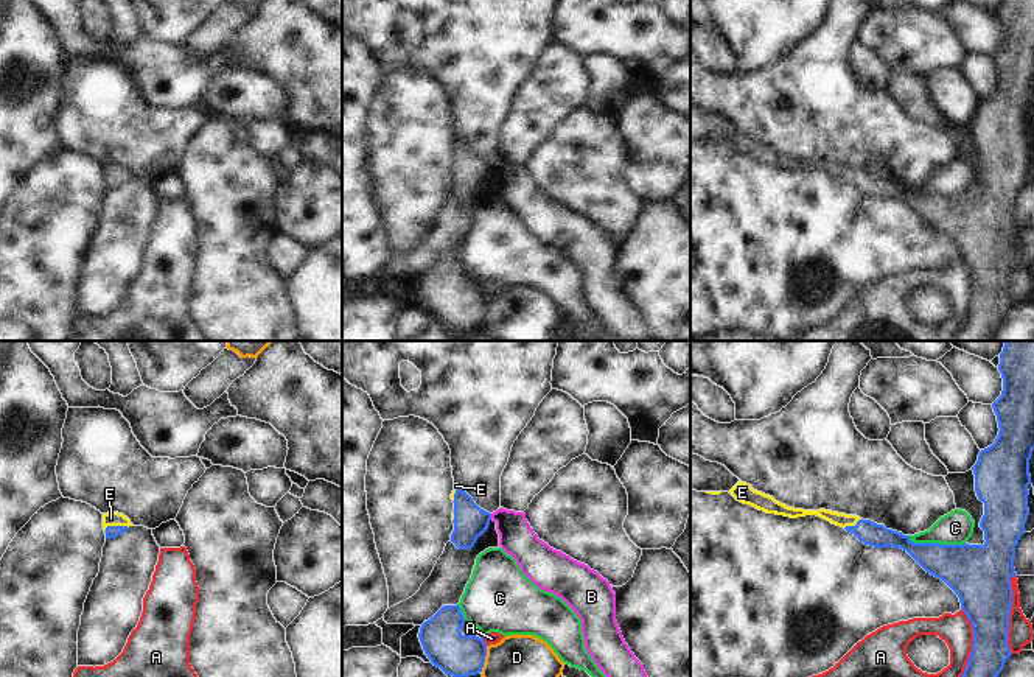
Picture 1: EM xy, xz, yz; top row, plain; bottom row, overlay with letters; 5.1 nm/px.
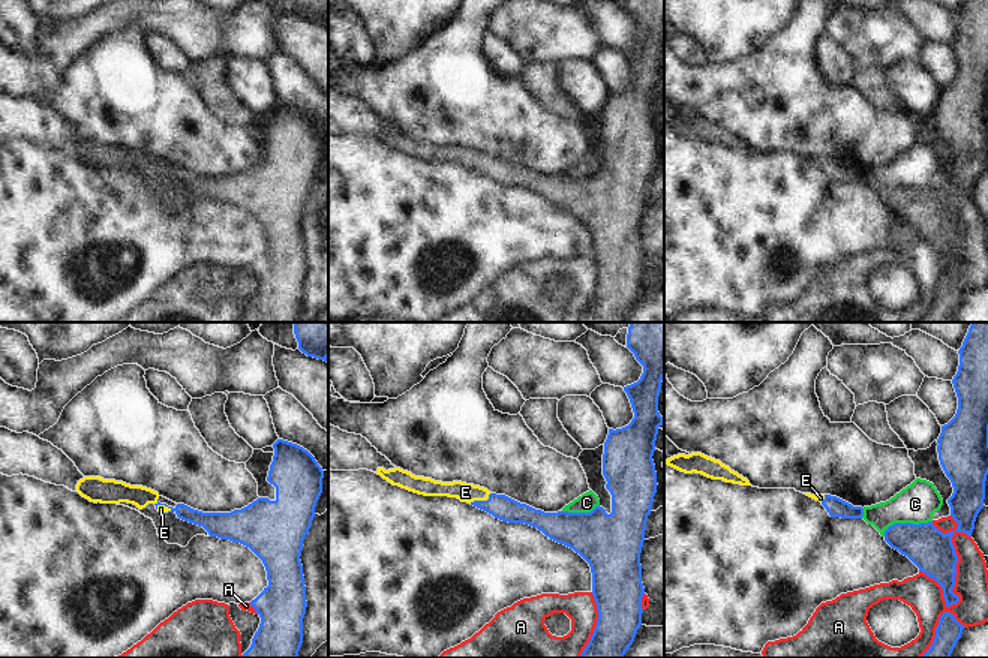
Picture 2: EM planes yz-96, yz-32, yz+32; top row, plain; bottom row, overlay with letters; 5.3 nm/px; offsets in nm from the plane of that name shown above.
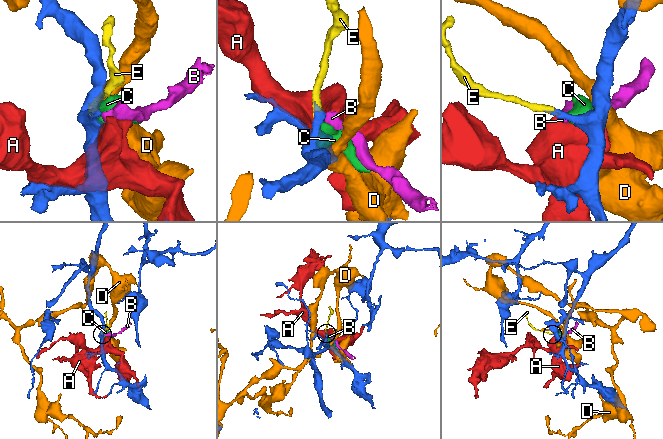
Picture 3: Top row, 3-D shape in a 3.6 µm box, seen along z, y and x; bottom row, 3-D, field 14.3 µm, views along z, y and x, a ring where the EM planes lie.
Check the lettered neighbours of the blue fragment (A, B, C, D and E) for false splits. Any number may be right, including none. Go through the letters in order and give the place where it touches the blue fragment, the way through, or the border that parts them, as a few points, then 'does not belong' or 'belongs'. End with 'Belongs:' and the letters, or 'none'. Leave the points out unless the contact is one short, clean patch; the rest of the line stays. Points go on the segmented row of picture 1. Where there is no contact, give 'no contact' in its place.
A: yz (1009, 612) | does not belong
B: xz (490, 517) | along xz (490, 514), (492, 519) | does not belong
C: yz (936, 543) | does not belong
D: xz (484, 659) | does not belong
E: xy (115, 526) | across xy (111, 531), (115, 526), (111, 519) | belongs
Belongs: E

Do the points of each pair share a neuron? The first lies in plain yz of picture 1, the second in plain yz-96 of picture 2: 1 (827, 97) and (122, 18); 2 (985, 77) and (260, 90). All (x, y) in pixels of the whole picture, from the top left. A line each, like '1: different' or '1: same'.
1: different
2: different

